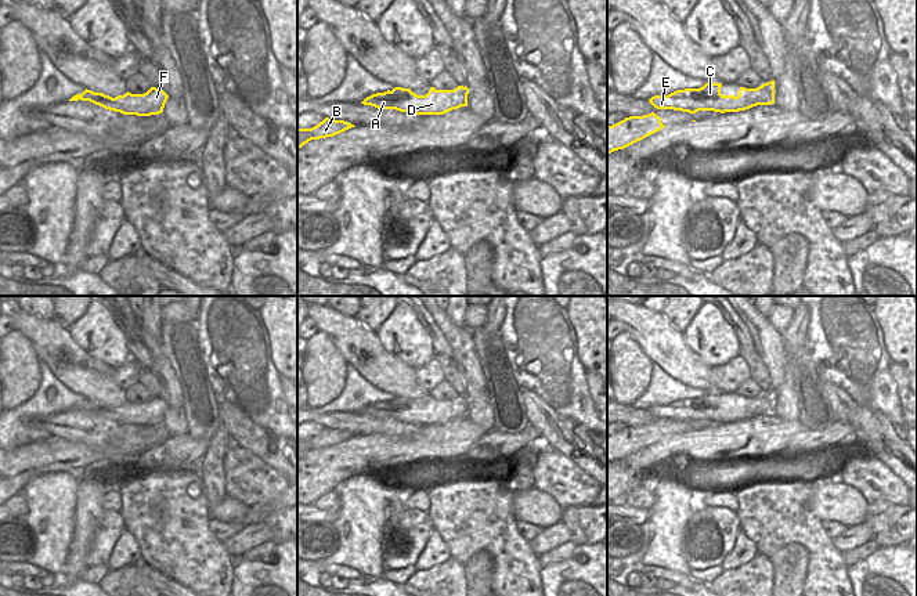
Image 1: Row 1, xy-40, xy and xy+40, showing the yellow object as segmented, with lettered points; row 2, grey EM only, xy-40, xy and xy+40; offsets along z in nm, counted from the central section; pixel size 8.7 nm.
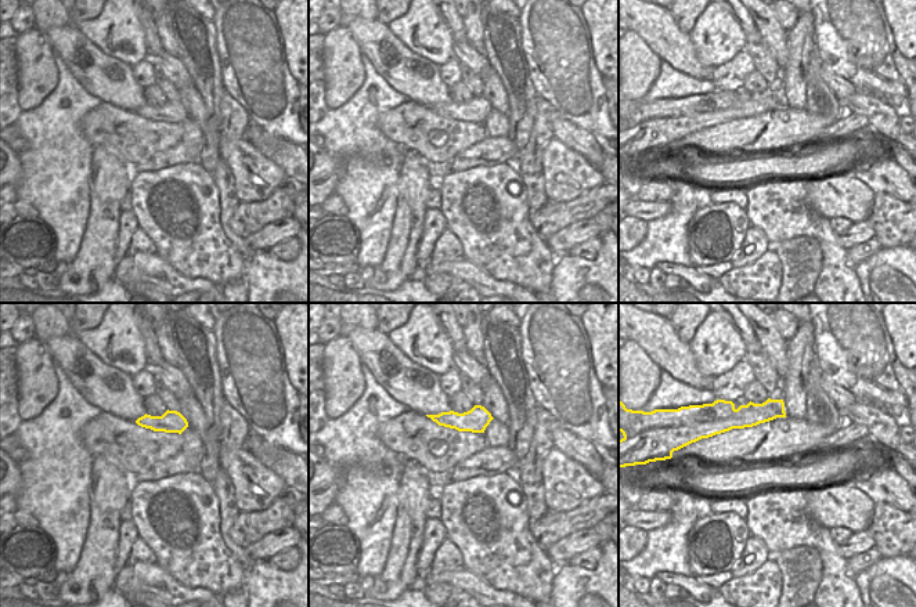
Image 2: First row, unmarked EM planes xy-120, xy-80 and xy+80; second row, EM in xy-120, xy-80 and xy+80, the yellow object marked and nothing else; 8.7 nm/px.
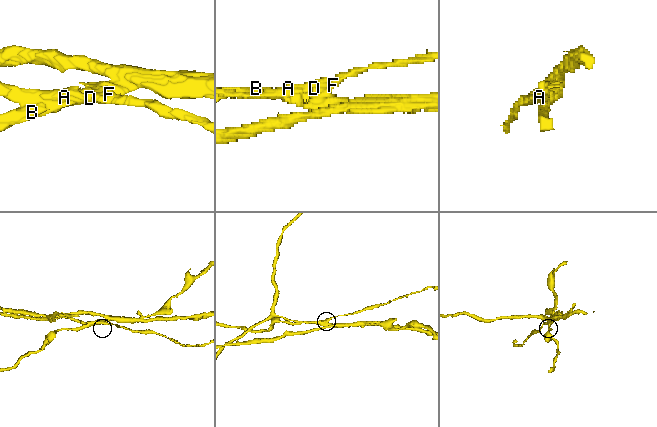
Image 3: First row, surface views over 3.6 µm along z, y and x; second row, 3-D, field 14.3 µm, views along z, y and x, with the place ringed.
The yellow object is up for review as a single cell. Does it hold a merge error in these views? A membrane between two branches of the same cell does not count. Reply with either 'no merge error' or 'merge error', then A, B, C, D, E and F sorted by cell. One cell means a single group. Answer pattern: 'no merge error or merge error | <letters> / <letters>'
merge error | A B C / D E F

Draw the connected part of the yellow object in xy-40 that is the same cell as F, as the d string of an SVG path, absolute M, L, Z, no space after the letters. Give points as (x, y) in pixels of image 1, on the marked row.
M151 87L144 94L131 94L127 91L126 94L118 95L115 98L102 93L98 94L100 106L120 112L123 115L137 116L162 113L167 98L169 95L162 89L156 87Z

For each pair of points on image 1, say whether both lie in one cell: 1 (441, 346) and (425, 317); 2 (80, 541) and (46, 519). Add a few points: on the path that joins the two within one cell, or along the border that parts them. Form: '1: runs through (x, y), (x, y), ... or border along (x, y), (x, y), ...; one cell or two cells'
1: runs through (437, 339), (429, 324); one cell
2: border along (76, 502), (75, 528), (67, 560), (62, 566); two cells

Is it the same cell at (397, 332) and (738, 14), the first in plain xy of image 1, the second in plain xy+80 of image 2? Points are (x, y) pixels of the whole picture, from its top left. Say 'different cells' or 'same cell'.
different cells

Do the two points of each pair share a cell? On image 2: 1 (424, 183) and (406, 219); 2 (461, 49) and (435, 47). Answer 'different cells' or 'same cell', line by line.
1: same cell
2: different cells

